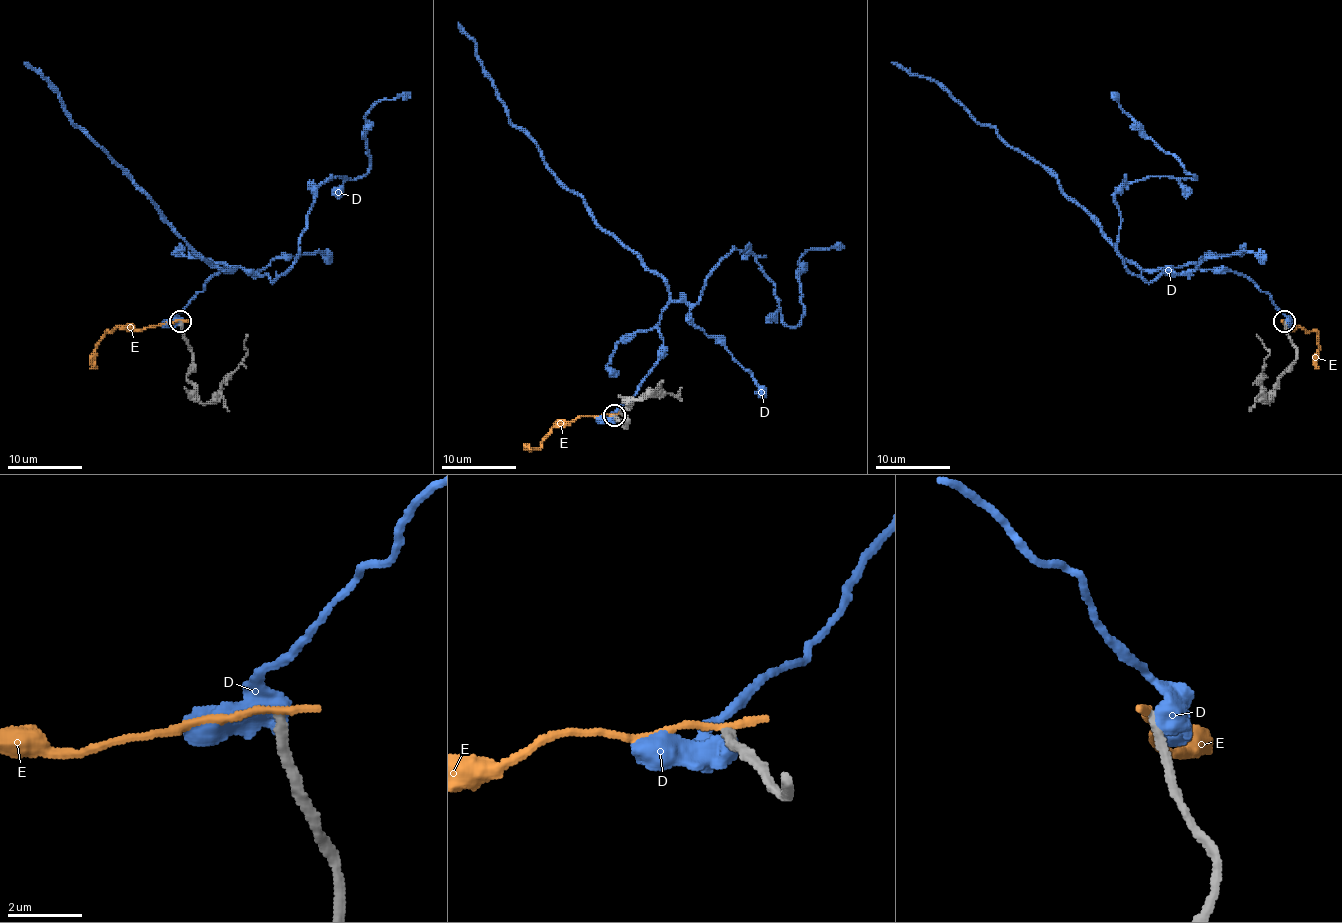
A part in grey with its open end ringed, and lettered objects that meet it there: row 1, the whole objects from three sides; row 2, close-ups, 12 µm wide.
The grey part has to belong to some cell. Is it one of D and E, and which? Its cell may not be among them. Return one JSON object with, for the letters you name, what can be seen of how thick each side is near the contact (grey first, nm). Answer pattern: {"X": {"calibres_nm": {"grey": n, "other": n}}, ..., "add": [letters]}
{"add": []}

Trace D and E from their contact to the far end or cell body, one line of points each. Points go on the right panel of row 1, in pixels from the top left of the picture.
D: (1285, 323), (1234, 271), (1186, 264), (1145, 282), (1126, 267), (1115, 195), (1150, 176), (1195, 178), (1115, 92)
E: (1283, 321), (1285, 327), (1290, 329), (1303, 327), (1314, 331), (1318, 346), (1314, 368)

